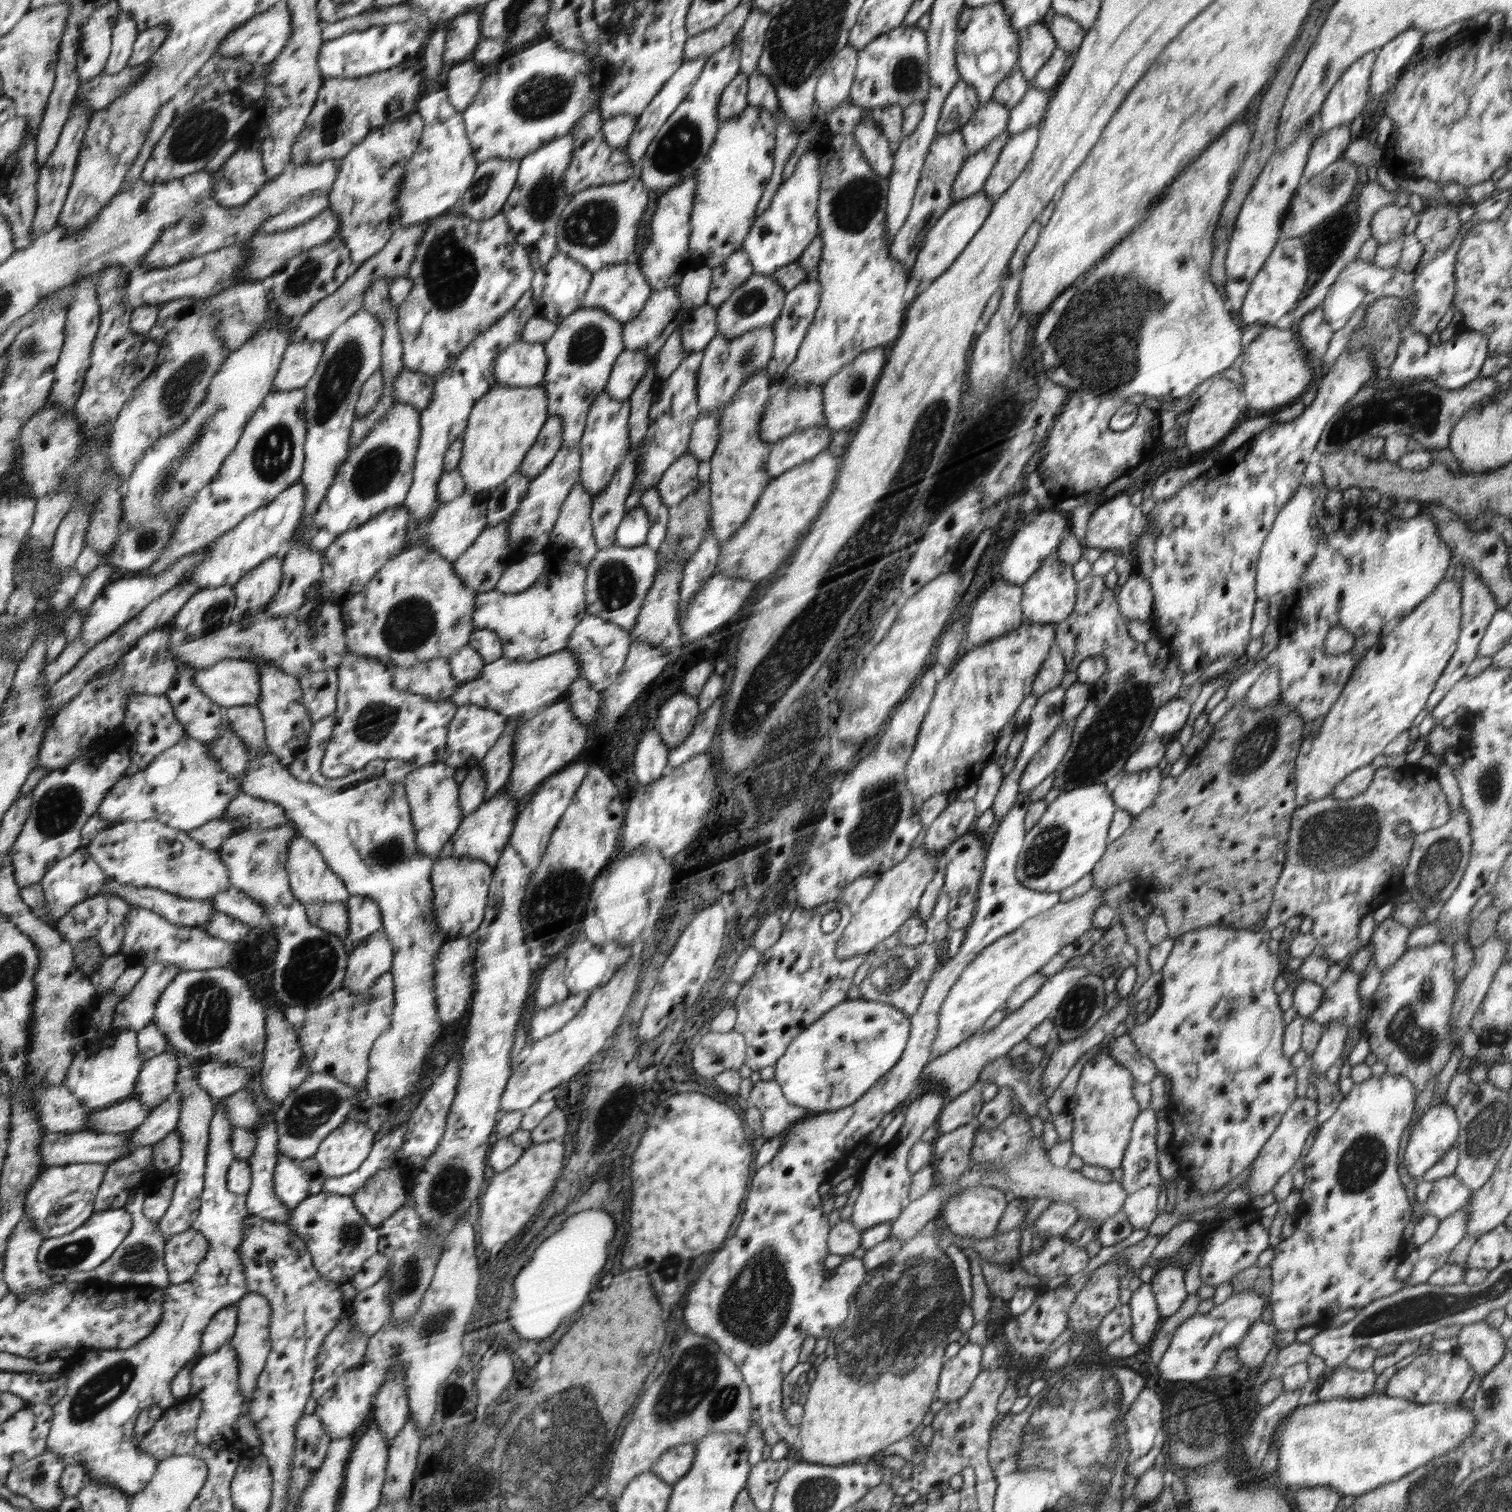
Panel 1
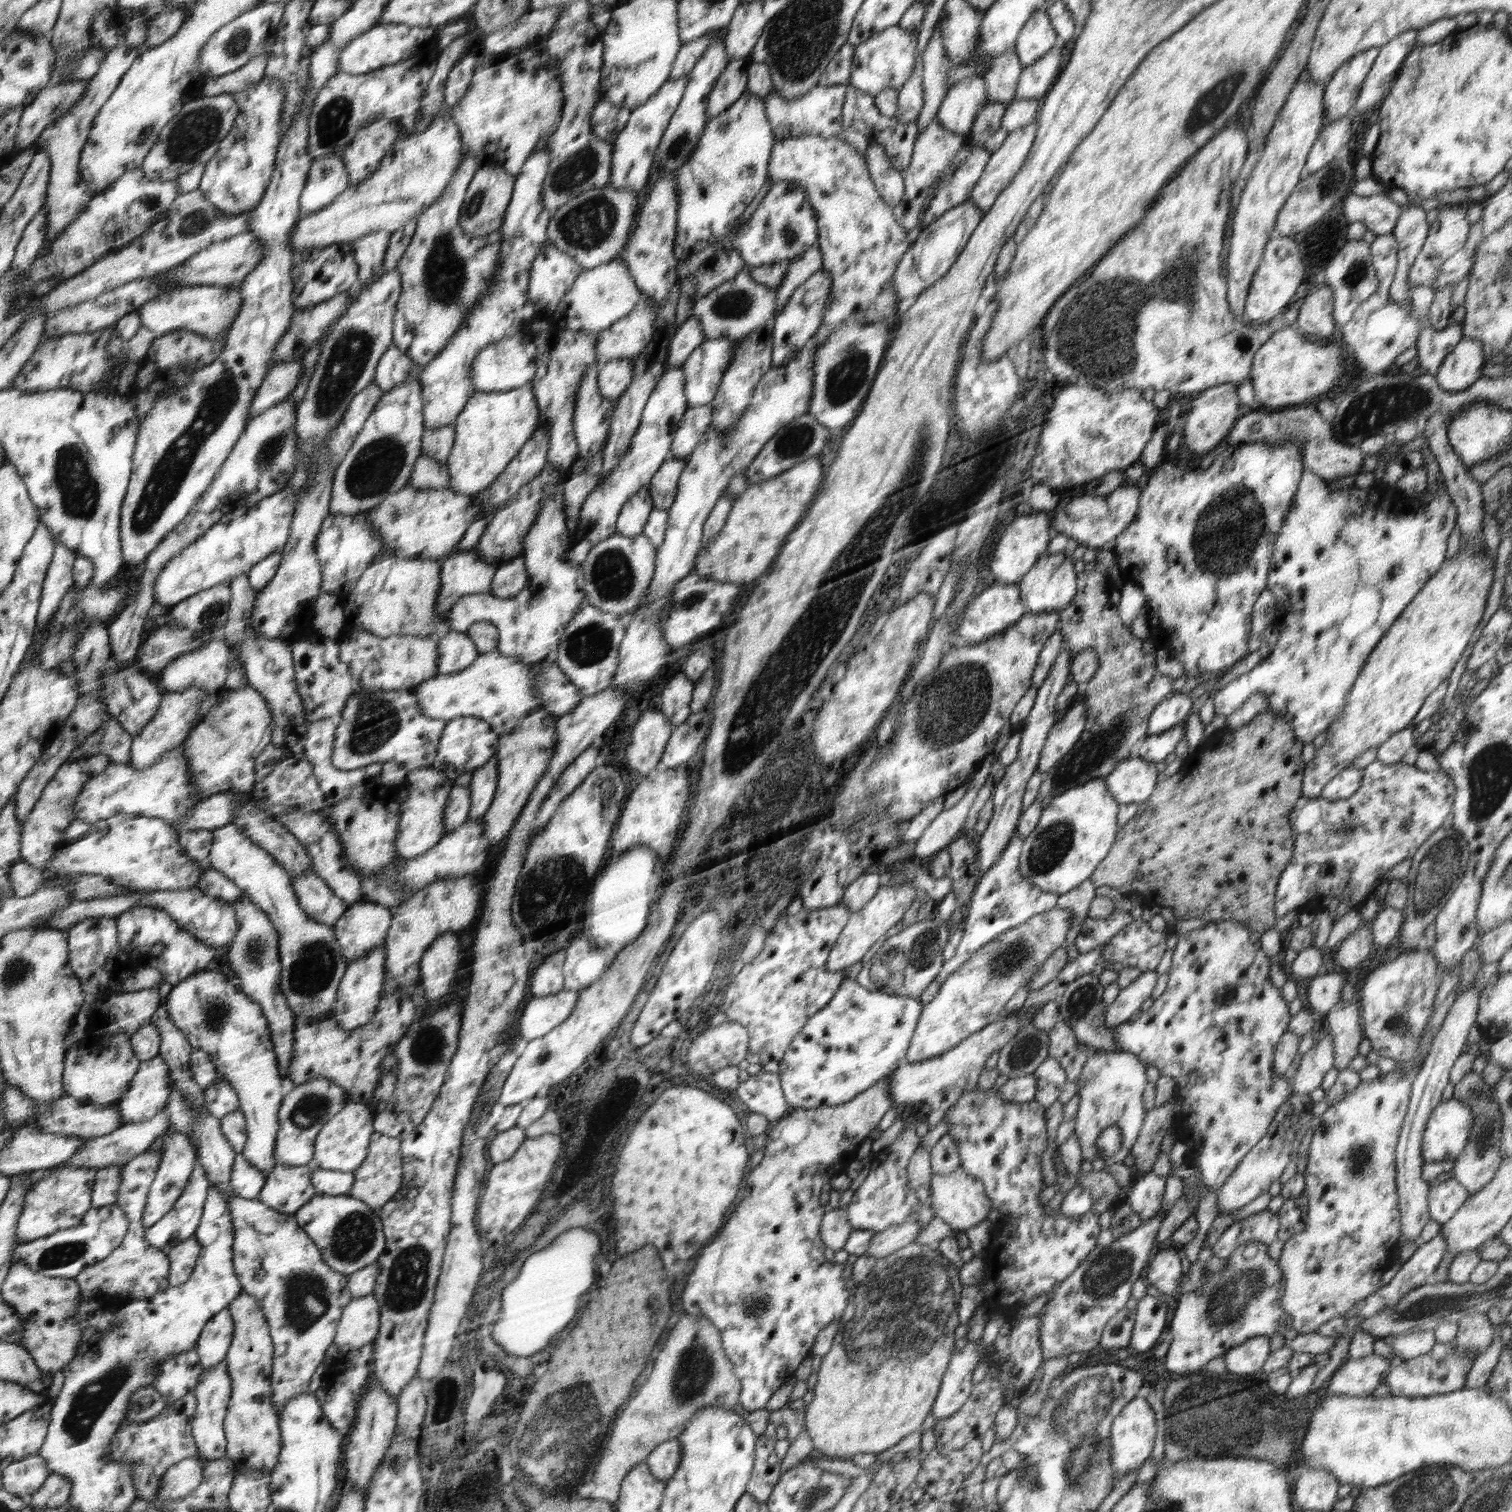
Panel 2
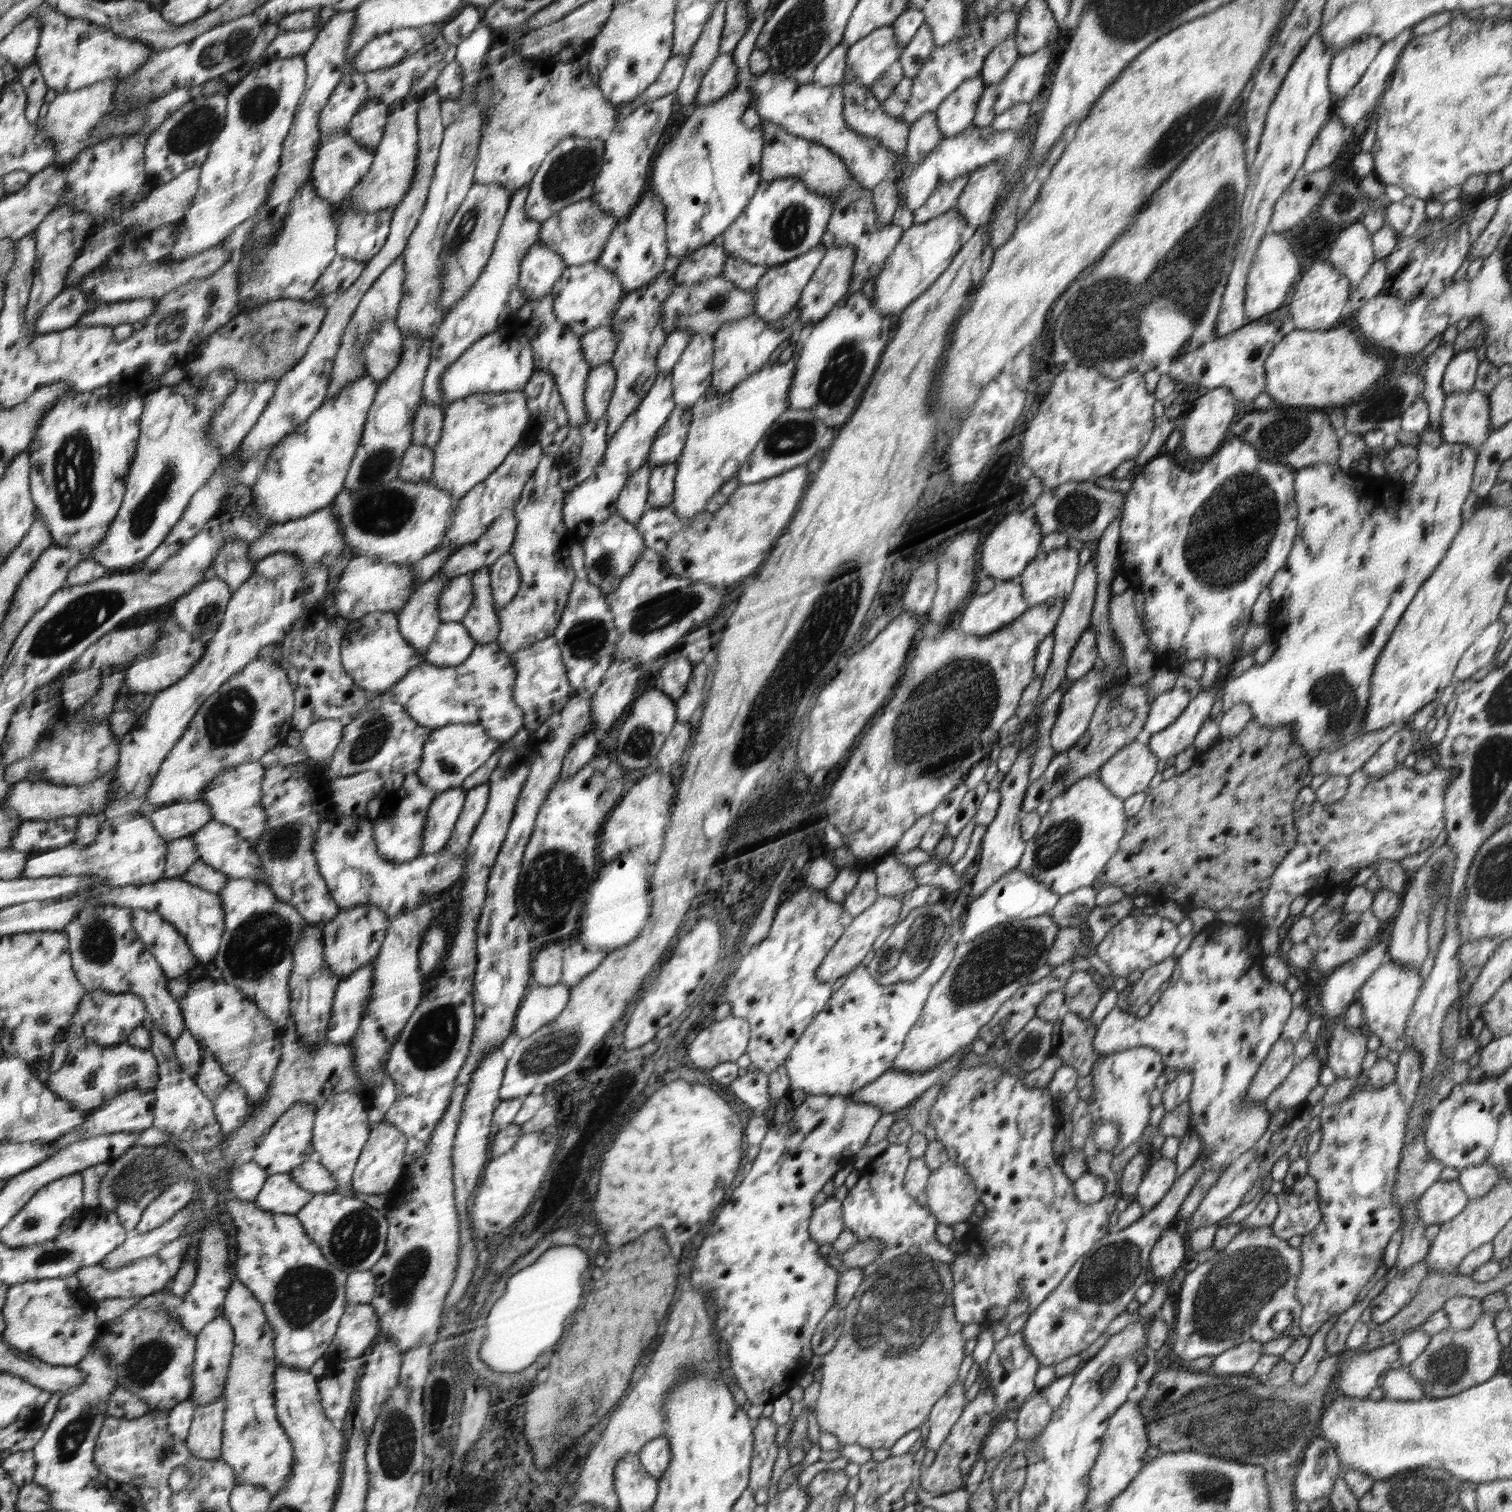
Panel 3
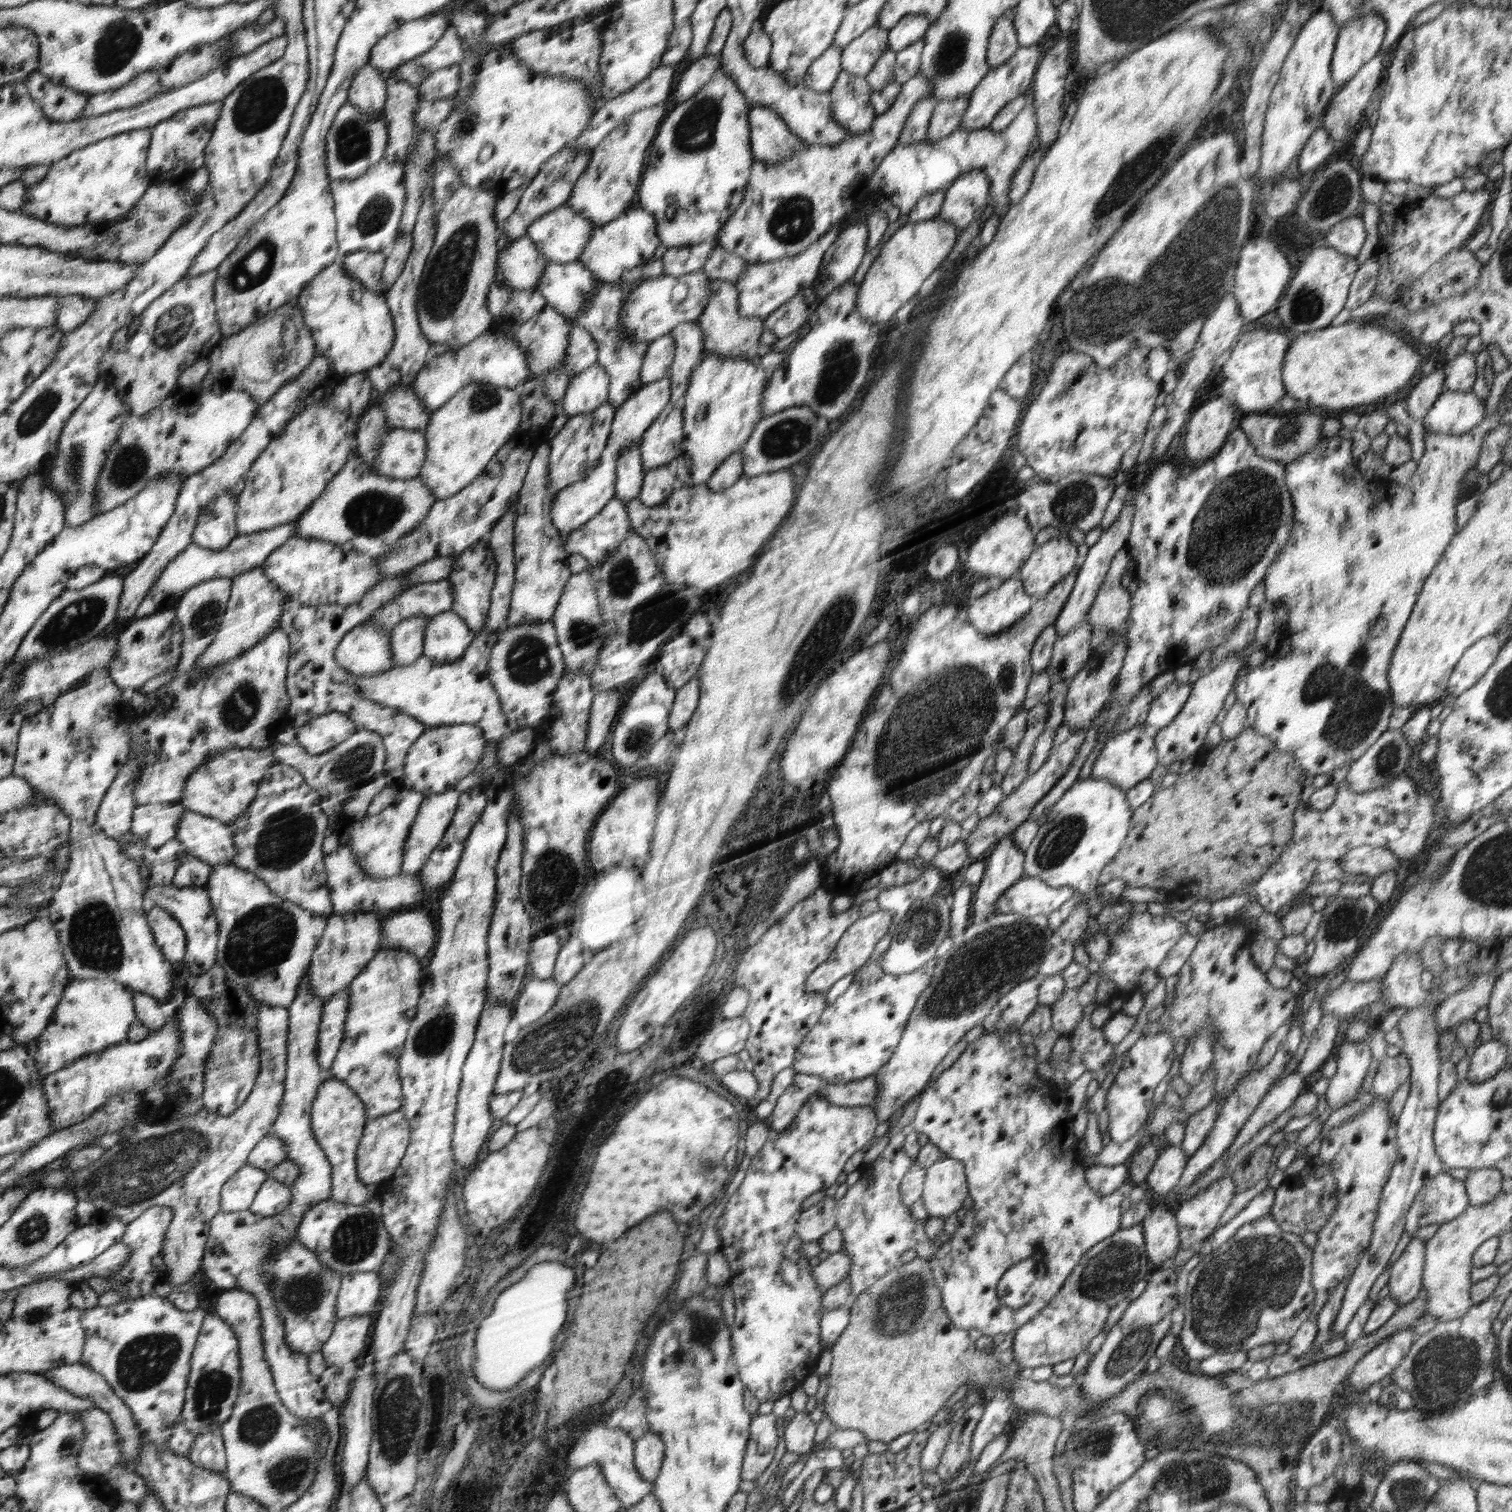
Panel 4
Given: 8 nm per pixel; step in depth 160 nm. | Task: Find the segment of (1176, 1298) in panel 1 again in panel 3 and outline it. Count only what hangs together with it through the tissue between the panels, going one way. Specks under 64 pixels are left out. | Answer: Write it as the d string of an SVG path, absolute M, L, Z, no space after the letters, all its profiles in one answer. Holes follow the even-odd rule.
M1170 1226L1162 1231L1158 1242L1150 1253L1150 1275L1155 1283L1159 1283L1173 1274L1188 1254L1188 1246L1184 1244L1182 1228Z

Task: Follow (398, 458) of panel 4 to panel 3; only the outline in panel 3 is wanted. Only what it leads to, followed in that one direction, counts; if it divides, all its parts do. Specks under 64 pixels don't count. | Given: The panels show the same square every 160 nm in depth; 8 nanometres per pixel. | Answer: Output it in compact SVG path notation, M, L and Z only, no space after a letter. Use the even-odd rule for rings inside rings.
M413 443L402 457L398 478L412 483L432 483L433 462L432 449Z

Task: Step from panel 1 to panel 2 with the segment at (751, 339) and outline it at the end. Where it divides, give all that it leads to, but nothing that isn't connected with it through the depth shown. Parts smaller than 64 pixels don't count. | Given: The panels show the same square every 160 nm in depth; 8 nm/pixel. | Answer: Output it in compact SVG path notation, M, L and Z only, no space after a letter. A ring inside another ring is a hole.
M720 338L705 340L682 365L685 395L689 407L709 405L721 386L725 370L734 357L736 341Z

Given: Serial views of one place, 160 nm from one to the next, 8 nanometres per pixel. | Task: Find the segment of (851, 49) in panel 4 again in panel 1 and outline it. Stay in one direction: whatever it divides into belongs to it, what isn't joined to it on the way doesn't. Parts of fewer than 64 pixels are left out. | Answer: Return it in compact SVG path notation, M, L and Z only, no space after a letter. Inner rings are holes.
M917 25L893 28L859 51L849 101L877 110L895 104L904 107L913 102L924 102L930 90L926 74L928 59L926 31Z

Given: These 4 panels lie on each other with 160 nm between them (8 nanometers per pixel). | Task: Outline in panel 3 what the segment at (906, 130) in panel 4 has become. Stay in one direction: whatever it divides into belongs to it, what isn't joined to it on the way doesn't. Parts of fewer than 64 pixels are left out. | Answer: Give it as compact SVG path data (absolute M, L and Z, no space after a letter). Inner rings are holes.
M935 111L925 112L918 120L909 125L908 142L905 156L909 164L919 164L944 136L939 131Z

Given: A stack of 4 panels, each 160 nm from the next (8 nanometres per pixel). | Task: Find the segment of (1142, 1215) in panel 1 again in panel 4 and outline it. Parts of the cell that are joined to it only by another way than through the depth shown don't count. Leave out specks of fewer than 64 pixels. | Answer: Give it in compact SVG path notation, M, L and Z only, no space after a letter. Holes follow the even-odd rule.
M1169 1145L1162 1153L1159 1153L1146 1178L1148 1190L1154 1196L1158 1196L1158 1200L1174 1192L1182 1178L1186 1163L1187 1158L1181 1147Z

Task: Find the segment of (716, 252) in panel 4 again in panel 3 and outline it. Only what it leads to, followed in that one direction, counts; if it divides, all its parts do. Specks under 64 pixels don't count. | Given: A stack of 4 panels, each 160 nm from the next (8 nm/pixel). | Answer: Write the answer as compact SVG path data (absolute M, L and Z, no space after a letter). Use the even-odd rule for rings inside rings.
M727 255L720 276L727 281L733 282L734 286L737 286L739 289L750 290L758 284L758 281L769 269L770 267L750 264L738 257Z

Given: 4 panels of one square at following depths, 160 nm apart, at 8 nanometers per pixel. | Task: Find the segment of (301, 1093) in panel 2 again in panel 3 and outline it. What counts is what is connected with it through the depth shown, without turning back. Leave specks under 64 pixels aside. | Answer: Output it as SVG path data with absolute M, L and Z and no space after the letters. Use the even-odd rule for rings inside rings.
M304 1101L295 1103L284 1115L280 1116L276 1124L270 1128L261 1144L254 1151L252 1161L265 1167L269 1176L278 1173L288 1173L295 1166L306 1162L313 1153L311 1138L316 1113L319 1106L308 1104Z

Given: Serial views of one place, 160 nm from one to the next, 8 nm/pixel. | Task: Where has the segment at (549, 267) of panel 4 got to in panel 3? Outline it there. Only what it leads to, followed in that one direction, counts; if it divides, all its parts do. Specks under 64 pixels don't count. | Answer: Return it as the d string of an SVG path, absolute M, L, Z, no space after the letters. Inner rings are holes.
M590 261L584 265L570 265L565 268L551 292L553 313L570 331L579 337L607 324L626 295L623 282L605 266Z

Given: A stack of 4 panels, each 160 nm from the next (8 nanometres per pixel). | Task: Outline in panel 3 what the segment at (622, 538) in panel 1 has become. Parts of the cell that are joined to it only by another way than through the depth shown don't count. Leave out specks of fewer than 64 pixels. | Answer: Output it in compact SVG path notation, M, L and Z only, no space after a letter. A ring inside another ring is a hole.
M641 466L626 482L617 500L617 511L635 526L648 508L649 479L652 477L652 467Z

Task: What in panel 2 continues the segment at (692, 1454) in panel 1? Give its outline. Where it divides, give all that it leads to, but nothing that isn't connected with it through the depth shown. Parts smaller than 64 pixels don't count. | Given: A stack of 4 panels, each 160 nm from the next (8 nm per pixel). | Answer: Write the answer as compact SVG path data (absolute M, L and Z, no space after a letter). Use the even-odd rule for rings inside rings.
M675 1439L659 1445L646 1458L645 1463L655 1476L666 1482L677 1472L683 1456L684 1453L681 1451L681 1444Z

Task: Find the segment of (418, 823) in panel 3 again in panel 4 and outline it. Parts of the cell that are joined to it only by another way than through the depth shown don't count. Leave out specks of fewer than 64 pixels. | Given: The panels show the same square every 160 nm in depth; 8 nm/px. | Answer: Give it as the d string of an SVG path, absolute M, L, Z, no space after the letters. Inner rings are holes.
M403 788L399 790L393 803L380 813L351 823L349 843L353 853L357 855L359 865L368 876L385 879L401 872L405 840L424 799L421 792Z

